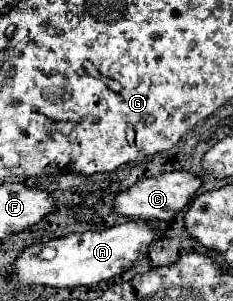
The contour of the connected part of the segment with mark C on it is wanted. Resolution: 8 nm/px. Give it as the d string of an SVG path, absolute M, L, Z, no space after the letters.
M188 172L160 174L156 178L140 180L134 186L130 186L128 190L116 194L112 208L116 214L128 216L132 220L170 220L170 218L174 218L174 214L178 210L182 210L188 204L190 196L198 190L200 184L202 184L202 180L196 178L194 174L188 174Z

